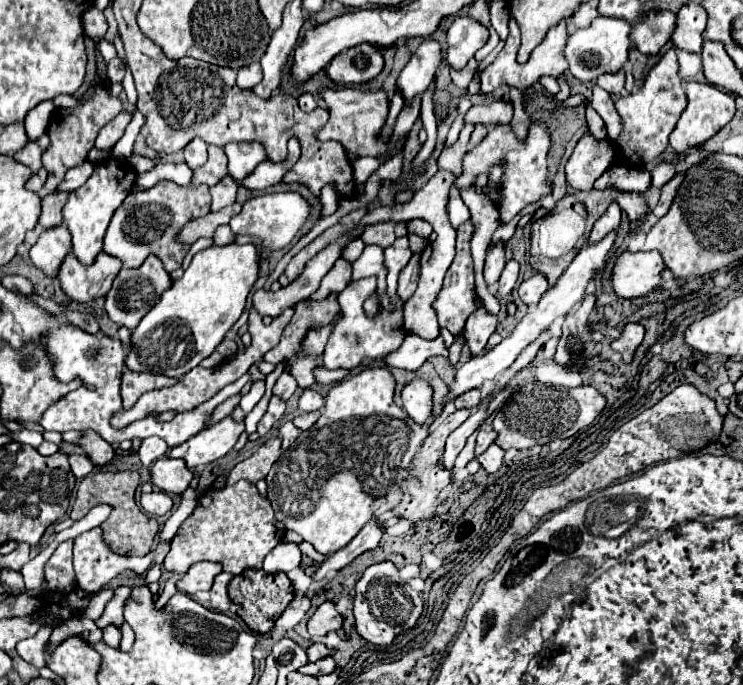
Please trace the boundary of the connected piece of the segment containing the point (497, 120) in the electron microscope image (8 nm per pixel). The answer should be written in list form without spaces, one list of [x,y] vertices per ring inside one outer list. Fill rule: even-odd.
[[[492,102],[492,104],[482,104],[482,106],[472,106],[466,114],[466,122],[472,124],[486,124],[488,128],[494,128],[498,124],[510,124],[512,120],[512,102]]]

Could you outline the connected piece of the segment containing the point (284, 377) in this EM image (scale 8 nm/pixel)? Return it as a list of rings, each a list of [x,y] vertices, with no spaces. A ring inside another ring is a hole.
[[[283,372],[276,381],[272,393],[282,400],[287,401],[297,389],[298,384],[294,377],[287,372]]]

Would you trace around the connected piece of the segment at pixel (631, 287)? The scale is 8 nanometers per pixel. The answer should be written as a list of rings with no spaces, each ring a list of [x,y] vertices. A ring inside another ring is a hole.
[[[622,252],[616,260],[612,284],[622,298],[642,298],[660,288],[660,274],[664,270],[660,254],[654,252]]]

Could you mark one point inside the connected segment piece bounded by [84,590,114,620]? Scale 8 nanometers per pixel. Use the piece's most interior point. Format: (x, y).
(98, 601)

